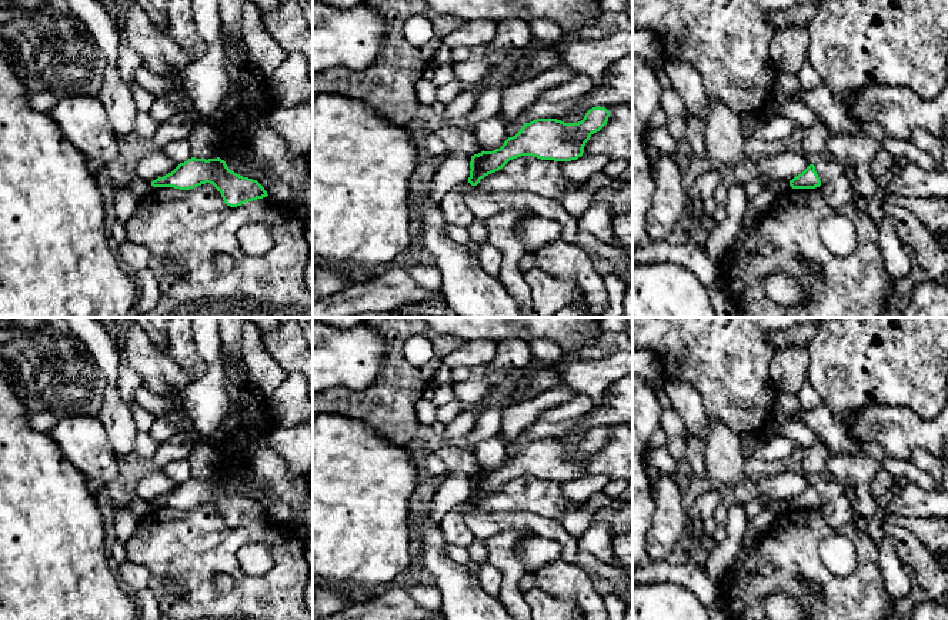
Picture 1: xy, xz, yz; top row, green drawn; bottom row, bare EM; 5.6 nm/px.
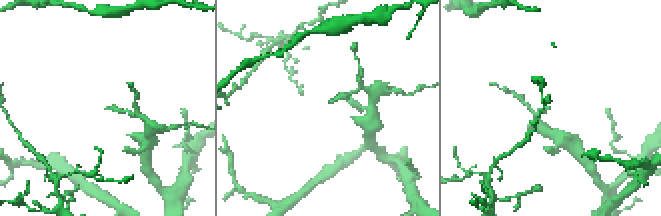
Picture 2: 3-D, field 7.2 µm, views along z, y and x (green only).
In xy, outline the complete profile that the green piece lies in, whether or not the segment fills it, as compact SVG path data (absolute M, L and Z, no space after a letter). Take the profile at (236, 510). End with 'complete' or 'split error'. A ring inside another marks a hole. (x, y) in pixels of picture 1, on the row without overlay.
M191 477L171 493L153 500L151 506L190 510L206 503L213 504L230 527L268 516L257 500L231 491L220 477L208 480Z; complete

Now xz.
M597 426L590 429L578 443L564 443L557 439L537 439L525 443L500 469L483 470L471 476L468 503L477 506L481 499L521 476L554 481L577 480L583 476L585 463L607 444L608 437L610 431Z; complete

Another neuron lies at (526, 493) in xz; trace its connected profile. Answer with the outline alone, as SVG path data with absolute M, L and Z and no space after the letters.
M521 476L510 480L503 489L480 500L477 507L483 511L528 511L543 517L560 520L564 509L574 509L564 504L561 484L554 480L541 480L533 476Z

